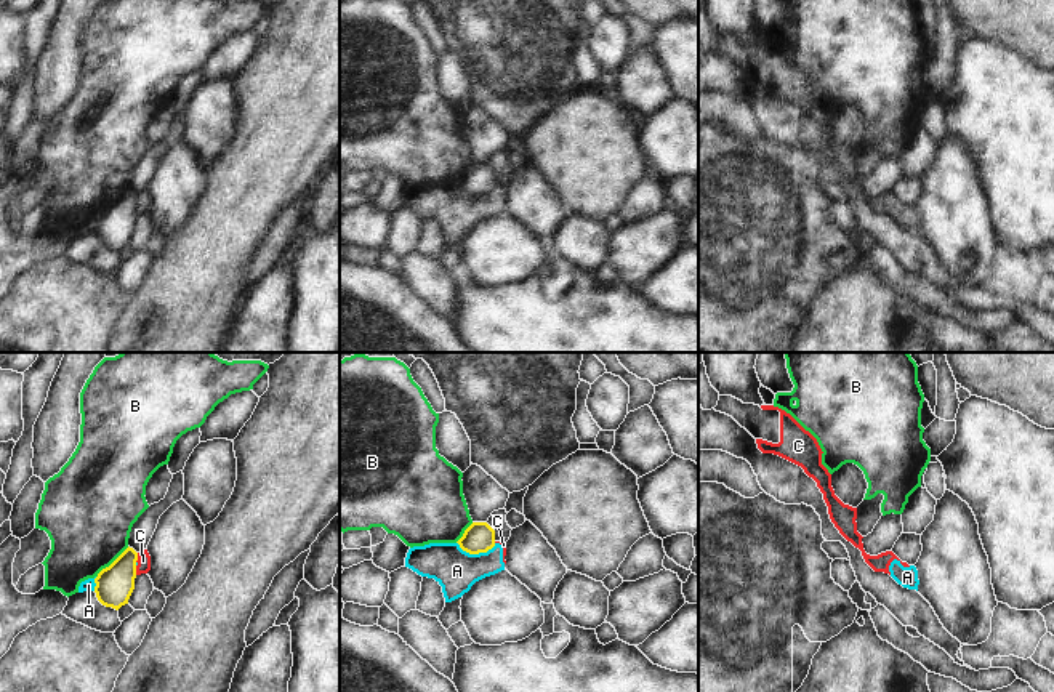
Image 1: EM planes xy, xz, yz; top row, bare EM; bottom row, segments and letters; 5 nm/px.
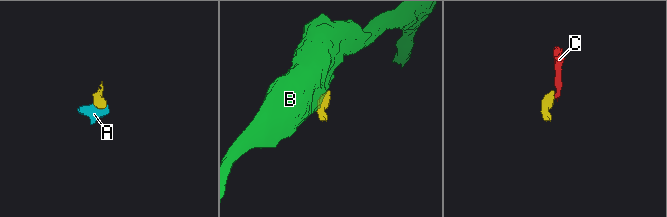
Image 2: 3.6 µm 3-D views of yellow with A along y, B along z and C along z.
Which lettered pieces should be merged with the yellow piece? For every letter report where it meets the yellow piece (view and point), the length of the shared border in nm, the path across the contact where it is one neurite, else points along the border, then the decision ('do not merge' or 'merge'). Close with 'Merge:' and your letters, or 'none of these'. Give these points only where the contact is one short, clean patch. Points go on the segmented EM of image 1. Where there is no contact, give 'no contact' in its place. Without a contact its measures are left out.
A: xz (476, 553) | 200 nm | along xz (457, 542), (470, 553), (486, 553), (495, 545) | do not merge
B: xy (112, 563) | 220 nm | along xy (128, 547), (96, 577) | do not merge
C: xy (136, 558) | 50 nm | along xy (138, 553), (135, 561) | do not merge
Merge: none of these

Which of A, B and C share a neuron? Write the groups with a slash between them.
A C / B

